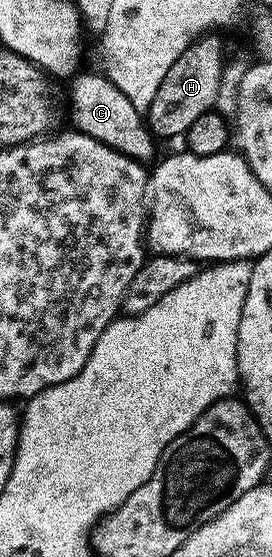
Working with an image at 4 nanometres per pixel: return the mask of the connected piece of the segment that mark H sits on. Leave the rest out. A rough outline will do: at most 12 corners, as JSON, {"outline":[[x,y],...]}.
{"outline":[[216,33],[170,65],[146,112],[153,136],[183,137],[213,110],[226,62]]}

